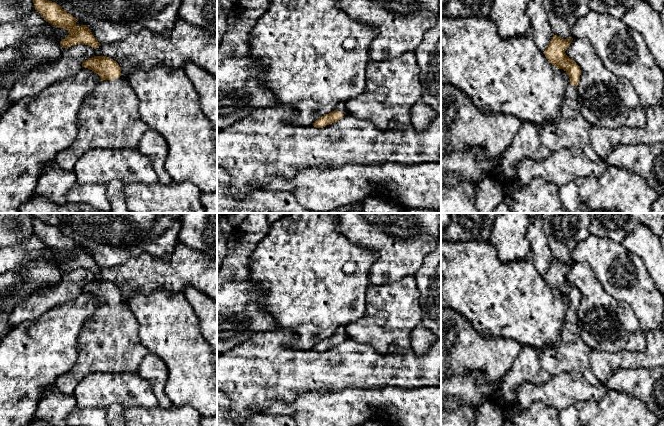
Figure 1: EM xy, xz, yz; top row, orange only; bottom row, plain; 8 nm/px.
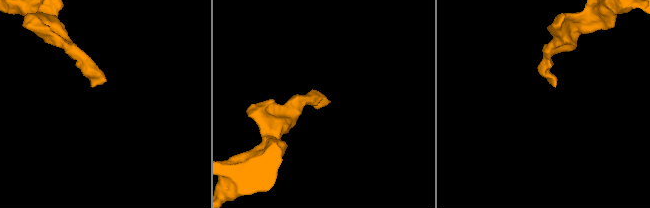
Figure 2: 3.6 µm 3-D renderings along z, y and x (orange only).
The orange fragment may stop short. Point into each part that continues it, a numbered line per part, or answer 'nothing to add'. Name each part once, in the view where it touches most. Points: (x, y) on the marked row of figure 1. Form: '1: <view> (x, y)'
1: xy (109, 119)

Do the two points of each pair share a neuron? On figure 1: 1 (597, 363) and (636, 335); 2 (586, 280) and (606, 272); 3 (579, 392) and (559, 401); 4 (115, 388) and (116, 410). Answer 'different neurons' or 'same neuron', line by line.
1: different neurons
2: different neurons
3: same neuron
4: different neurons

